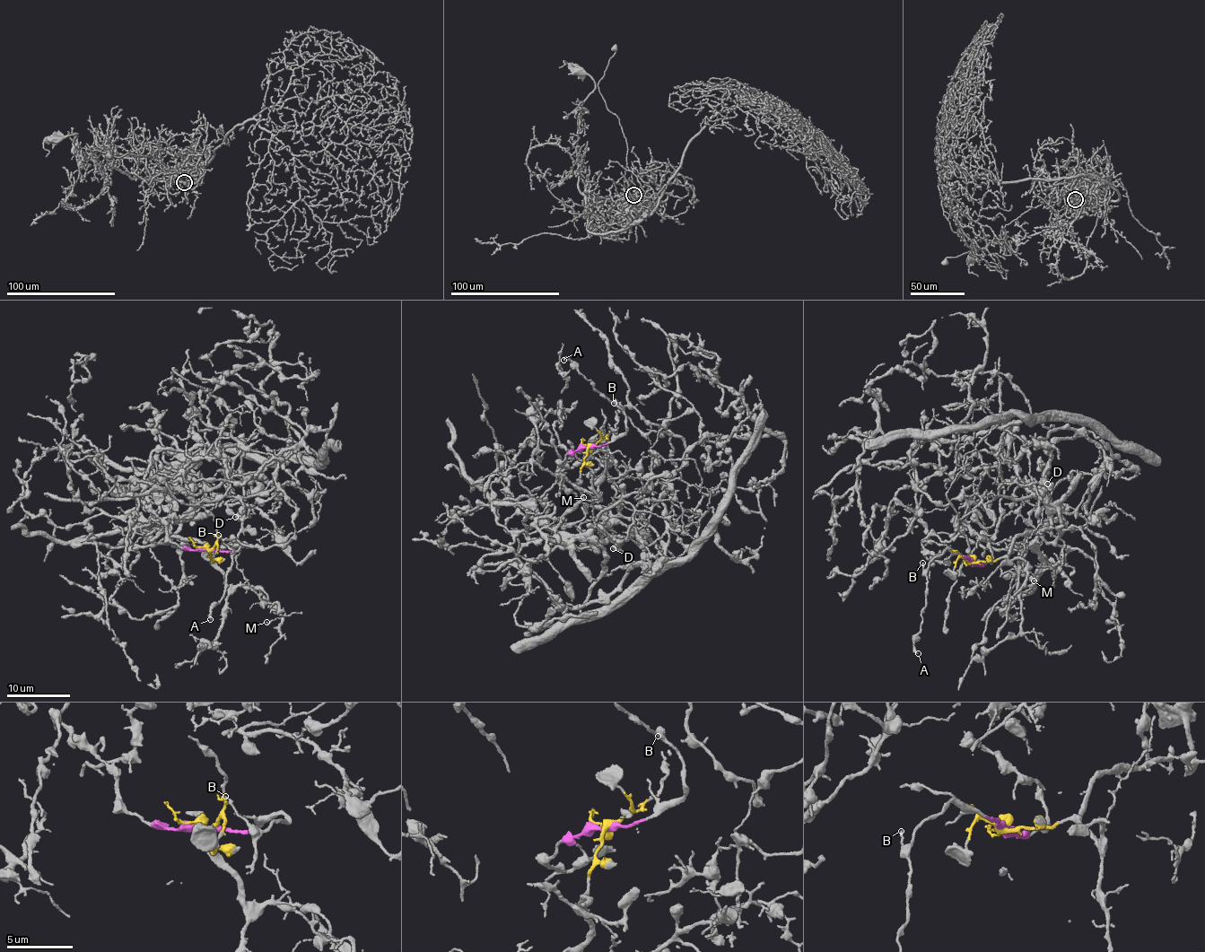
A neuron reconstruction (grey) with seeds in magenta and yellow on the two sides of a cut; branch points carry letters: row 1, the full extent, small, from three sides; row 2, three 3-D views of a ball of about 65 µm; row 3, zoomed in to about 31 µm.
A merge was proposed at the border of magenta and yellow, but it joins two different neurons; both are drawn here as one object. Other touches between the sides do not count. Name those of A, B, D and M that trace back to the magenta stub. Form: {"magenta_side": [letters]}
{"magenta_side": ["A", "B"]}

